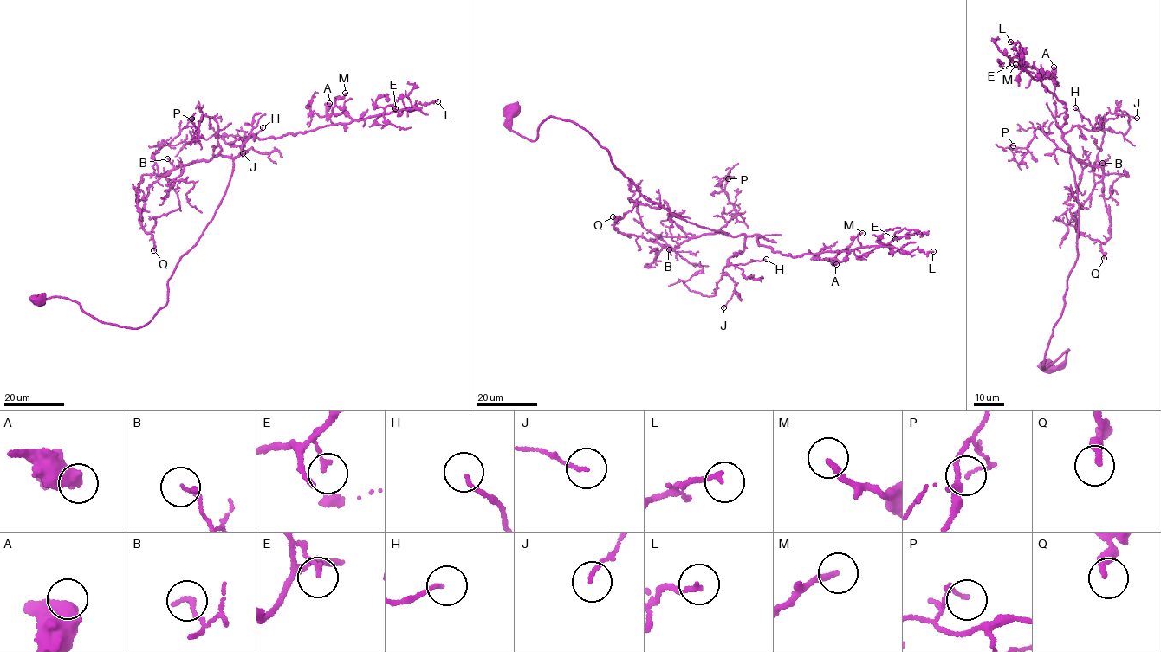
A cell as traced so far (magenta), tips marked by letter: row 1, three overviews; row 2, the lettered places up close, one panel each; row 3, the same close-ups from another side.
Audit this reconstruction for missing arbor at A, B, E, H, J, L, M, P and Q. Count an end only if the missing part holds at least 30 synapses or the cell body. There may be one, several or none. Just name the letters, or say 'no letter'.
no letter

